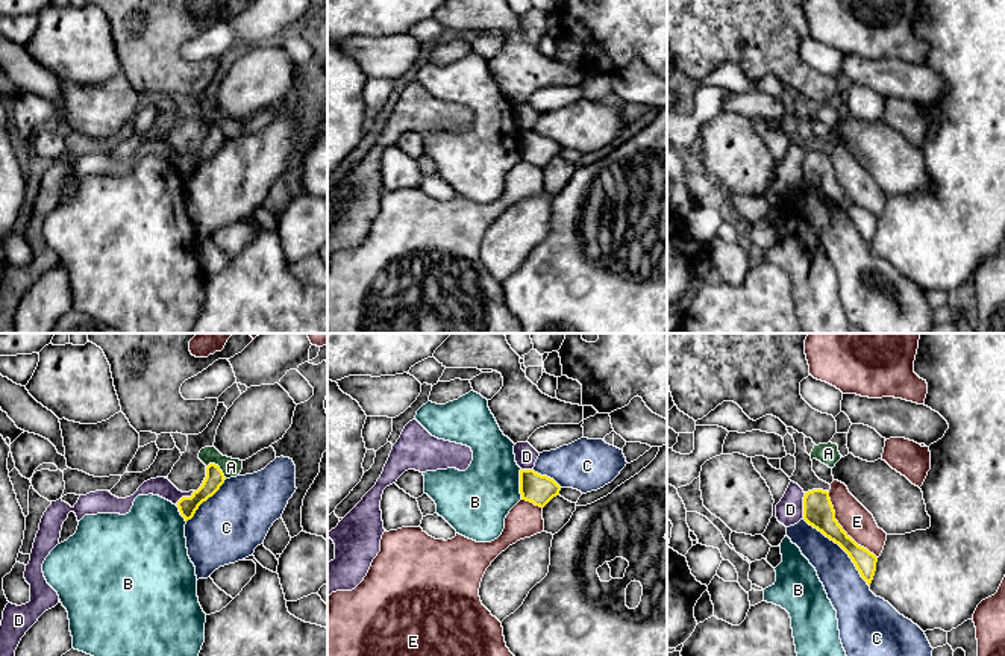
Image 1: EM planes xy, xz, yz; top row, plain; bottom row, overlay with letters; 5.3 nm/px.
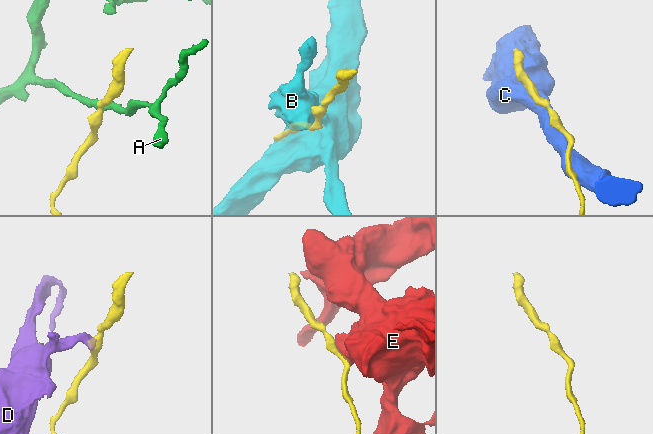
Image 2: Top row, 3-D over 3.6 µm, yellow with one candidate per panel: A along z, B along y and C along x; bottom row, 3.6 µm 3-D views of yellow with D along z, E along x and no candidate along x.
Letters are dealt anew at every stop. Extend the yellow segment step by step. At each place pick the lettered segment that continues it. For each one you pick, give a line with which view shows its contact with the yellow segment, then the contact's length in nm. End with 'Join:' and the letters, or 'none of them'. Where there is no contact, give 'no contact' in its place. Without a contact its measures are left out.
Join: none of them

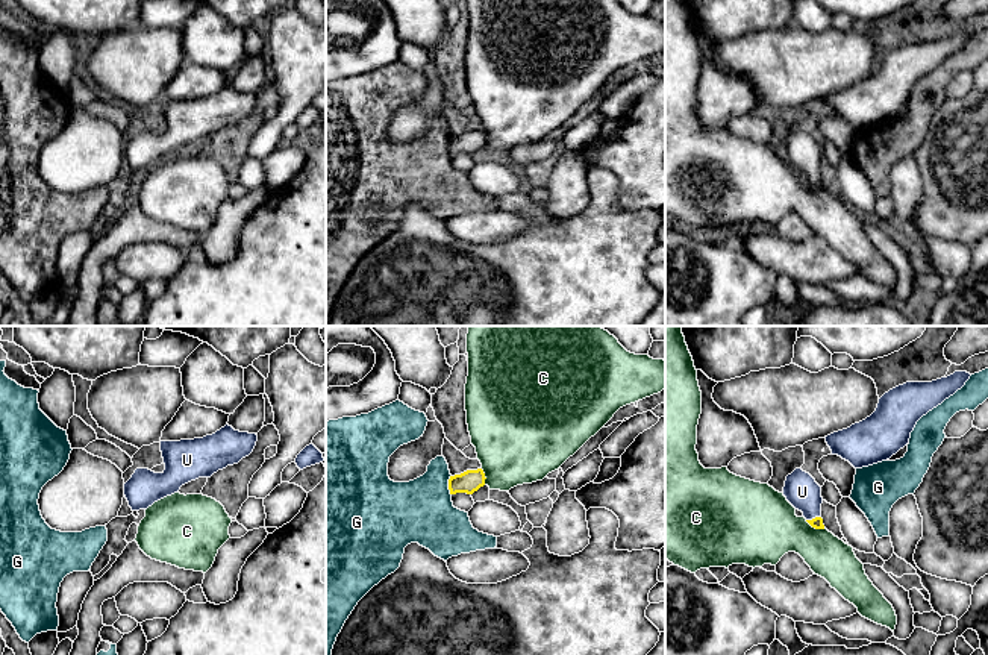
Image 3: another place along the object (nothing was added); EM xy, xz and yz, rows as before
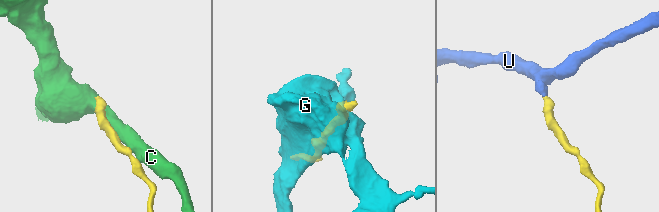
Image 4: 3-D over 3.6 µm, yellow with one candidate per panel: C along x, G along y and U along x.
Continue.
U: contact in yz; length 80 nm
Join: U

